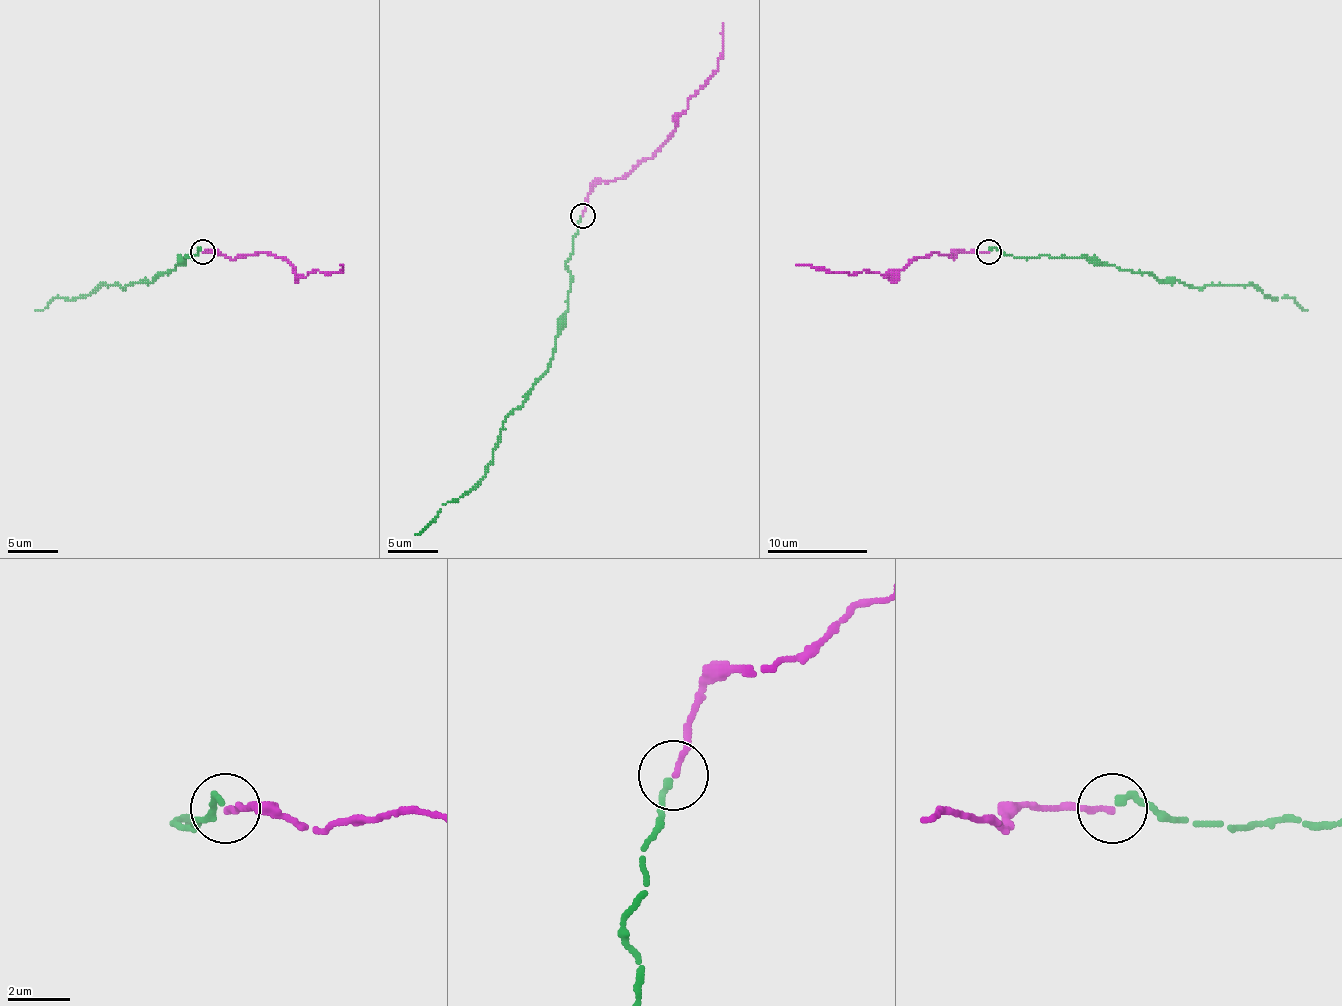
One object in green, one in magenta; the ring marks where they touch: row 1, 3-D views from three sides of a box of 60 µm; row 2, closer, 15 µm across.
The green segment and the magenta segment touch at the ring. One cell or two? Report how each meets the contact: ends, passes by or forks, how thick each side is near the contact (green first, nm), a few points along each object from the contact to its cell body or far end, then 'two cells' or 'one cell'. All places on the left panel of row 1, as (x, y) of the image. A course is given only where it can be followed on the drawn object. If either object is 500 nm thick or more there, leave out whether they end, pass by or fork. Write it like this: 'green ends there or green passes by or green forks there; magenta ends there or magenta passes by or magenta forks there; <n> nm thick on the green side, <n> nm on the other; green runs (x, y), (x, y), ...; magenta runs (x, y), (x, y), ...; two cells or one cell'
green ends there; magenta ends there; 220 nm thick on the green side, 180 nm on the other; green runs (200, 250), (148, 282), (105, 285), (77, 297), (55, 297), (35, 310); magenta runs (203, 252), (235, 260), (270, 252), (305, 277), (308, 272), (338, 272), (343, 265); one cell

